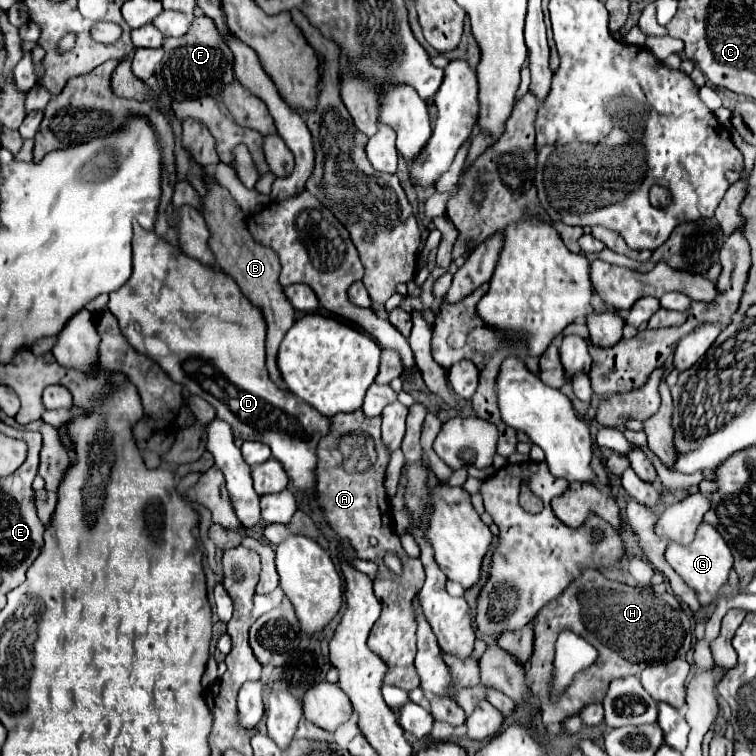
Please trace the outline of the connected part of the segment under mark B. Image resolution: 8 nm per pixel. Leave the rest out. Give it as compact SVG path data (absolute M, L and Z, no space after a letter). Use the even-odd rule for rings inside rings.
M213 179L209 183L209 195L203 199L203 217L209 225L209 231L211 231L209 245L217 257L221 271L237 281L237 285L241 287L241 291L245 293L245 297L249 297L249 301L253 305L263 309L263 315L267 319L267 369L269 369L269 375L273 377L273 381L281 389L287 389L283 385L281 373L277 369L277 349L279 349L279 341L285 337L285 333L295 323L295 319L293 319L293 307L285 299L283 287L277 281L279 269L281 269L277 263L277 255L269 247L261 247L253 241L251 233L247 231L243 211L233 201L229 191L219 187Z

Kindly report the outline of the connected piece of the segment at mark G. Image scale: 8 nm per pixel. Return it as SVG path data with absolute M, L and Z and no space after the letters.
M709 523L699 525L695 541L689 545L669 543L669 547L665 551L665 559L677 571L677 575L681 575L685 579L685 583L697 591L699 601L703 605L709 605L717 599L717 591L727 581L729 571L733 567L733 555L729 551L729 547L725 545L725 539Z

